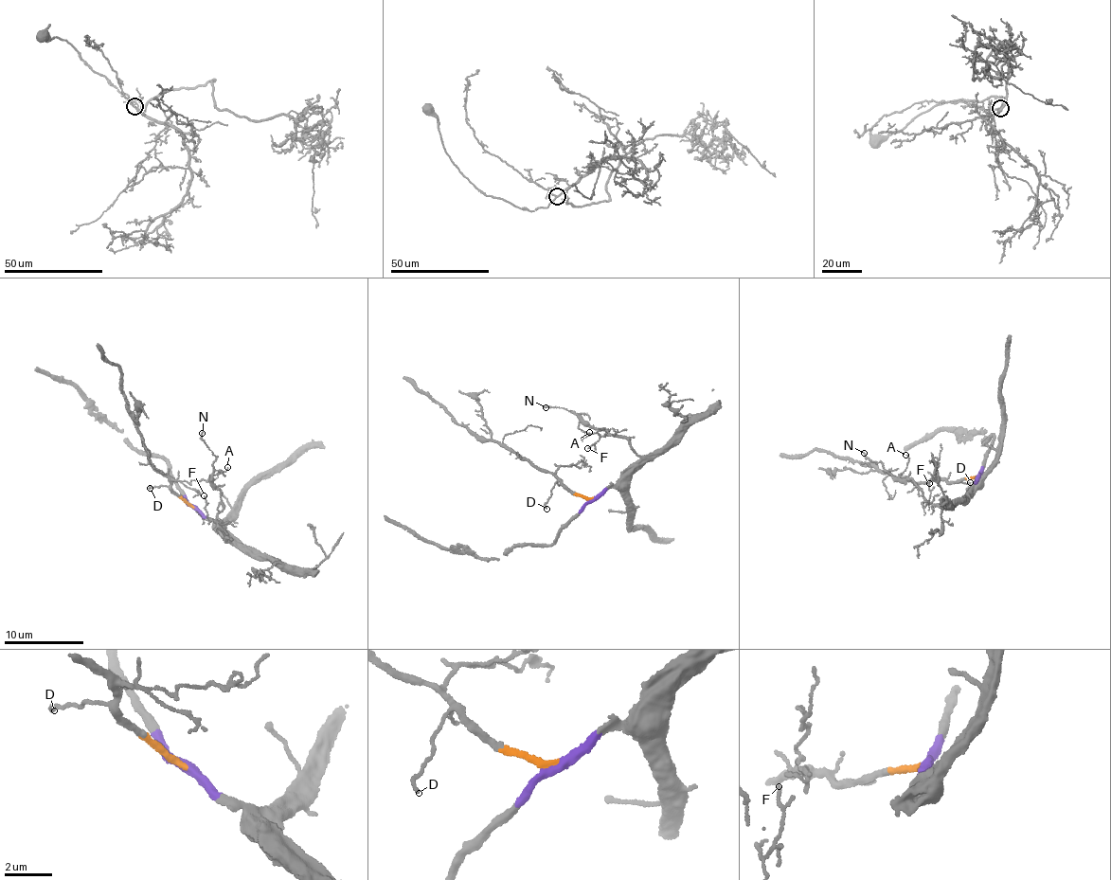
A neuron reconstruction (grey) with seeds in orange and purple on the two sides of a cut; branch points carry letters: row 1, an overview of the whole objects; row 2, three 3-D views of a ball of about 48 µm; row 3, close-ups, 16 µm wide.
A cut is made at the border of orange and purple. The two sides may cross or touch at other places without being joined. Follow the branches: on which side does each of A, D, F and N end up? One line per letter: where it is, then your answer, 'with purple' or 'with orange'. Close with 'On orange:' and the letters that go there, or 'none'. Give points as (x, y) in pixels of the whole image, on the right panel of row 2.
A: at (905, 455); with purple
D: at (970, 482); with orange
F: at (929, 483); with purple
N: at (864, 453); with purple
On orange: D

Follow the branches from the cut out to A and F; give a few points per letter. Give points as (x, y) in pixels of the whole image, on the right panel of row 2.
A: (978, 475), (966, 497), (953, 507), (937, 506), (928, 501), (914, 480), (901, 478), (909, 459), (906, 454)
F: (978, 475), (970, 495), (943, 508), (931, 504), (928, 483)

